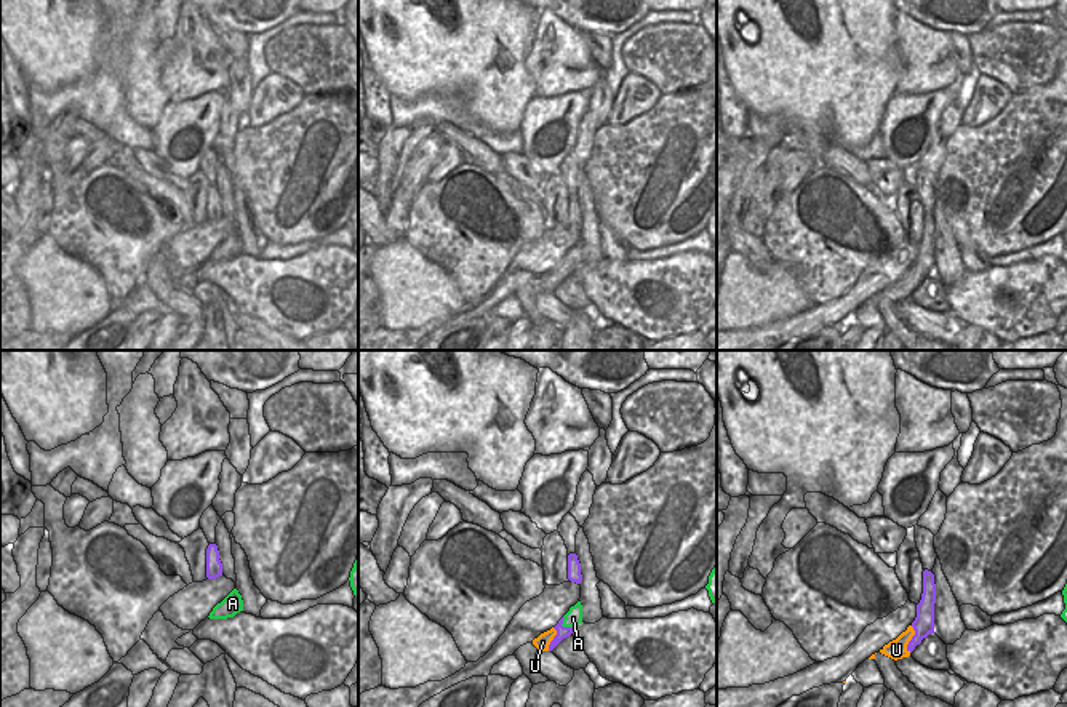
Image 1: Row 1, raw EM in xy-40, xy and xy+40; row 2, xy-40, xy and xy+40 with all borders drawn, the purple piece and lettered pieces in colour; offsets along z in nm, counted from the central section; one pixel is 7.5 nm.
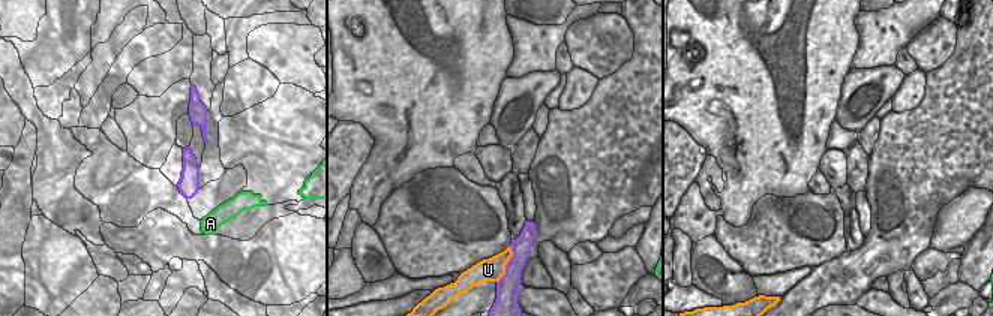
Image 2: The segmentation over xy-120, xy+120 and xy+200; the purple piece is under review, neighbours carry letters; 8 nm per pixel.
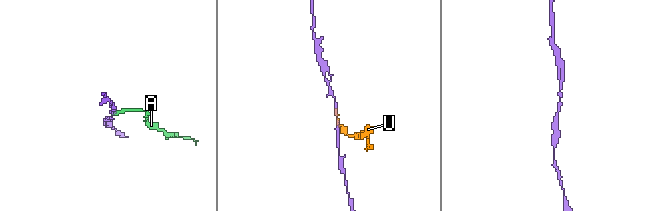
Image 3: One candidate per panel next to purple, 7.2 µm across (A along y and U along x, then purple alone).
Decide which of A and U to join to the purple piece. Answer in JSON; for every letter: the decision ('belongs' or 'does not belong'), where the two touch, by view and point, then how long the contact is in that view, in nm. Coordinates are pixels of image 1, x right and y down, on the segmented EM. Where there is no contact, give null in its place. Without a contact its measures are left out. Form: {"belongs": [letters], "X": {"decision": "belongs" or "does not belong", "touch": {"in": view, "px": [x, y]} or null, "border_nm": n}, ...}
{"belongs": [], "A": {"decision": "does not belong", "touch": {"in": "xy", "px": [562, 626]}, "border_nm": 130}, "U": {"decision": "does not belong", "touch": {"in": "xy+40", "px": [912, 639]}, "border_nm": 200}}

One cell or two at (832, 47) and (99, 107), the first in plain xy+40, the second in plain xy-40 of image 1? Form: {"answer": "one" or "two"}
{"answer": "two"}

